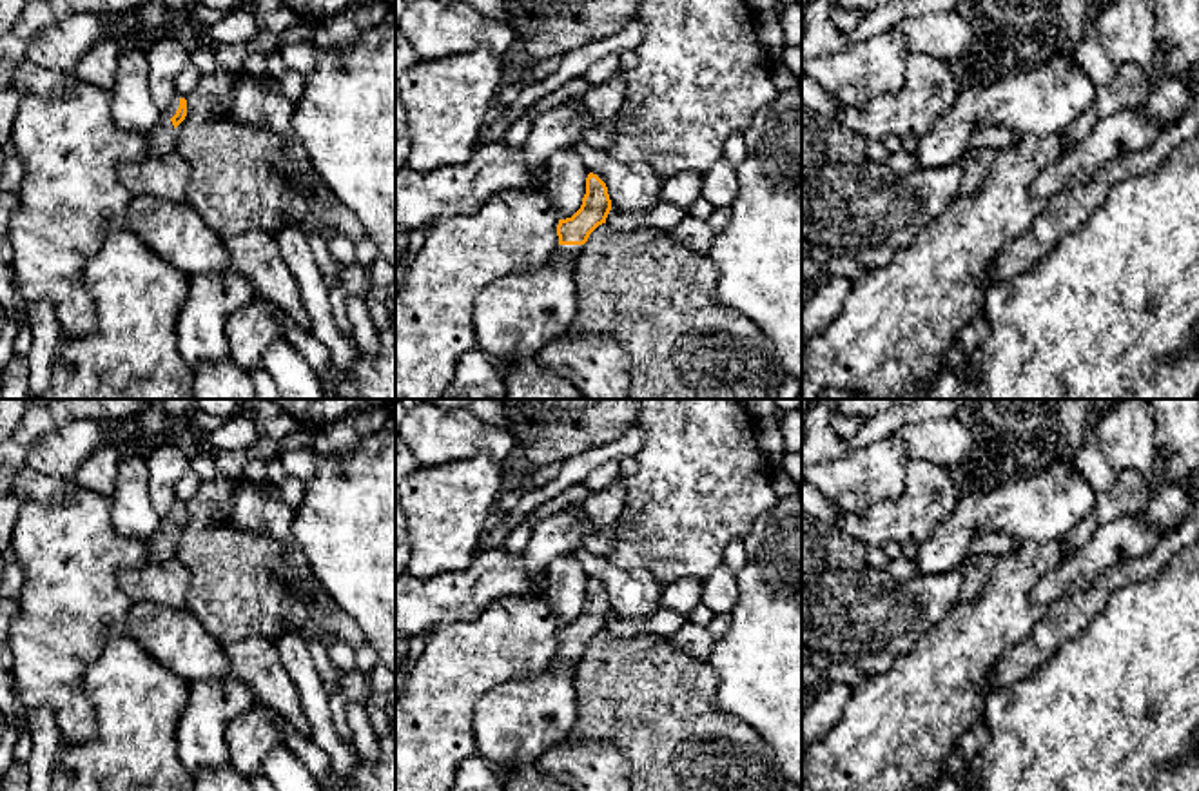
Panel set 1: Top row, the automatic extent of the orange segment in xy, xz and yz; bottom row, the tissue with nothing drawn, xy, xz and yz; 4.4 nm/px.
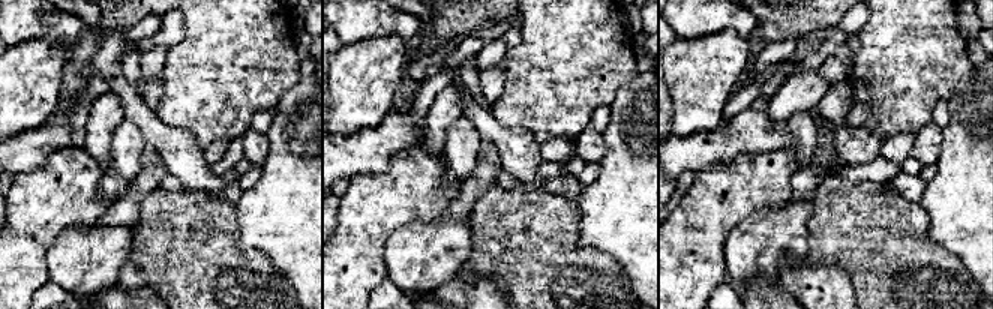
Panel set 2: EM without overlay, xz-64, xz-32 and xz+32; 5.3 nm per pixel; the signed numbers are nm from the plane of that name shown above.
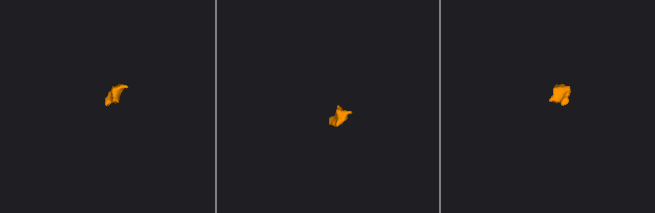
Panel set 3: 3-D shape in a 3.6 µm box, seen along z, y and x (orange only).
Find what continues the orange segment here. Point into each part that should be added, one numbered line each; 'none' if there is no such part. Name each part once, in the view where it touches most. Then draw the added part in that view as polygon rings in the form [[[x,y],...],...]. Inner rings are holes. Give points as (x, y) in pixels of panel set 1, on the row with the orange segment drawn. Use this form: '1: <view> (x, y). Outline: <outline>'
1: xy (162, 140). Outline: [[[180,98],[174,102],[169,112],[163,112],[163,122],[147,134],[151,154],[165,156],[176,152],[176,129],[171,118],[176,114],[178,107]]]

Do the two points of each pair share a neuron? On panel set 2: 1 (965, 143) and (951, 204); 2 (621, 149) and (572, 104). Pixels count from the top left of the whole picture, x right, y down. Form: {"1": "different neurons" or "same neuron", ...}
{"1": "same neuron", "2": "different neurons"}

